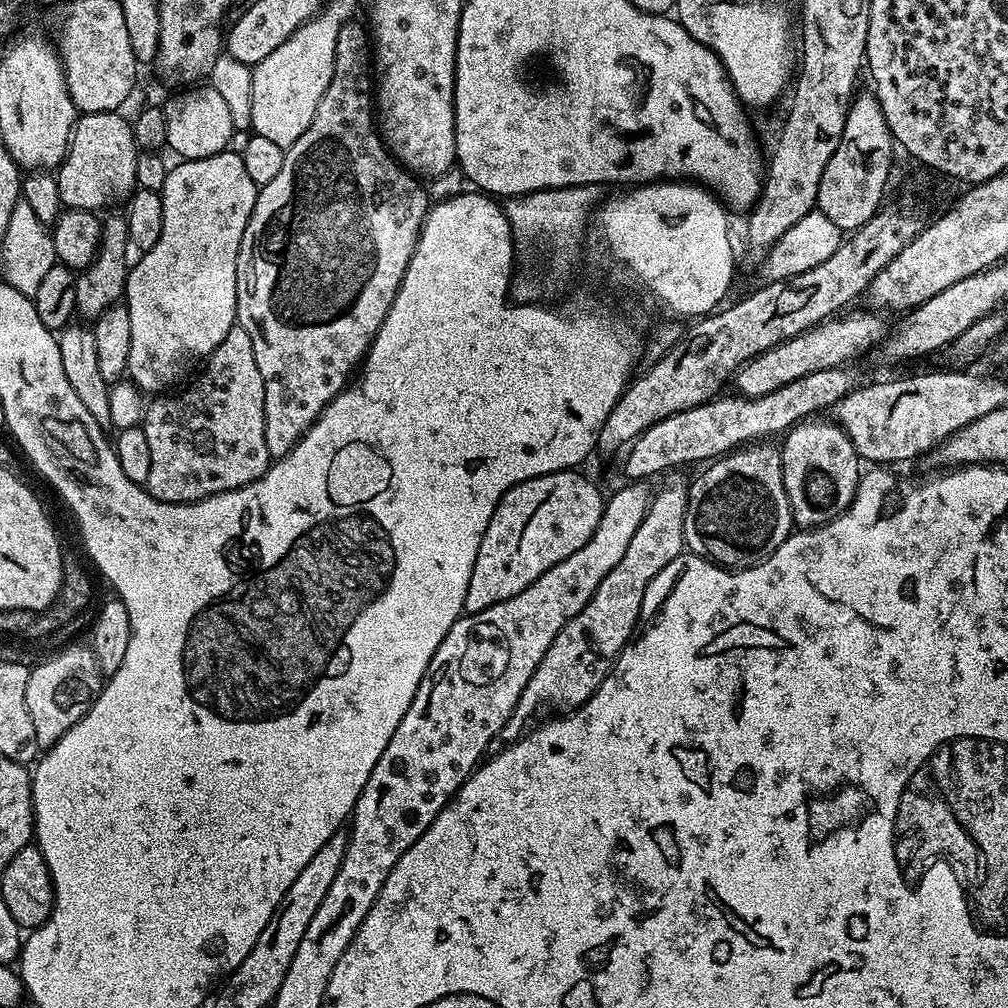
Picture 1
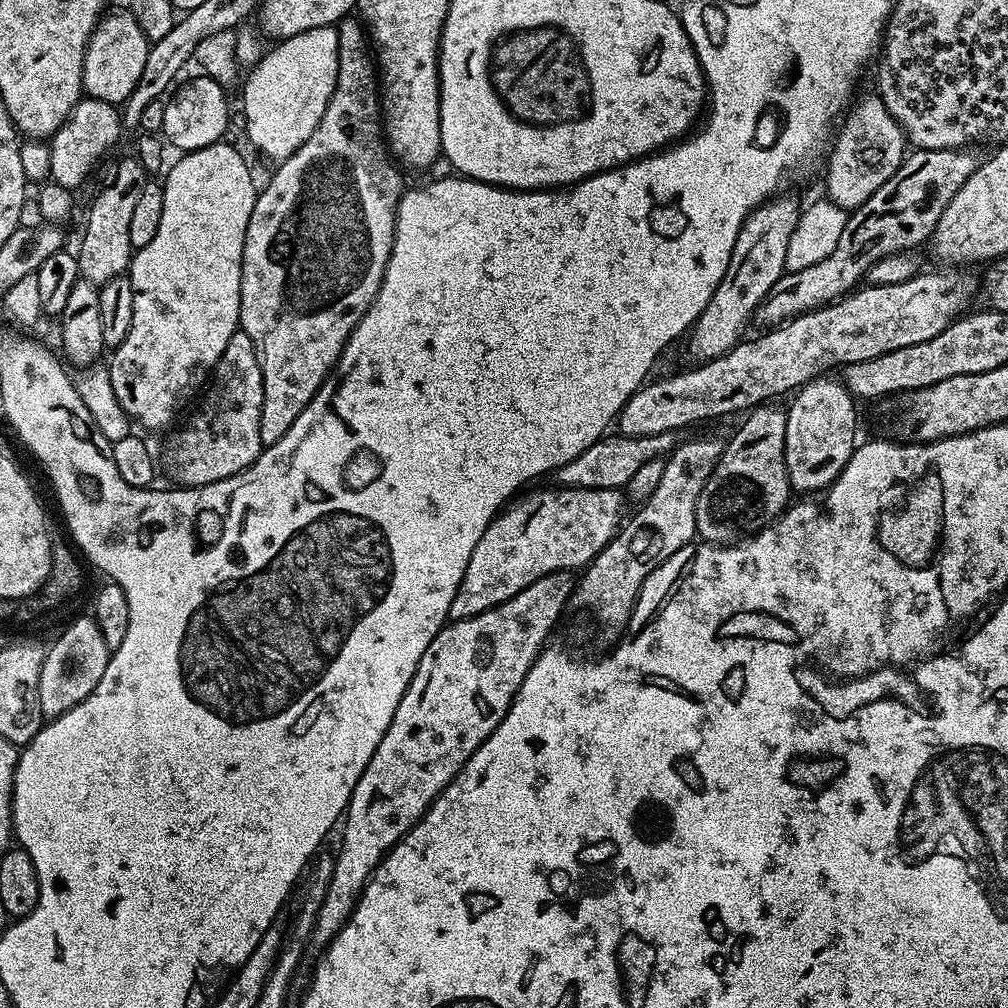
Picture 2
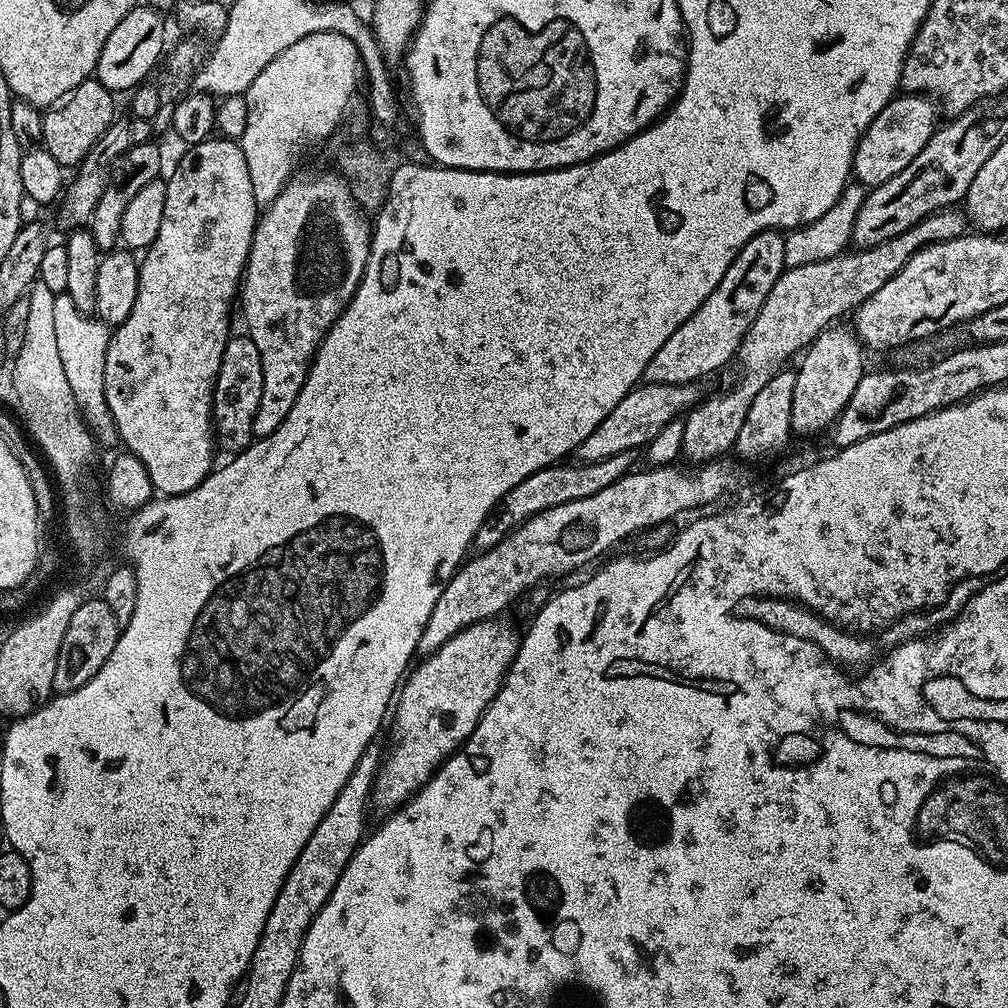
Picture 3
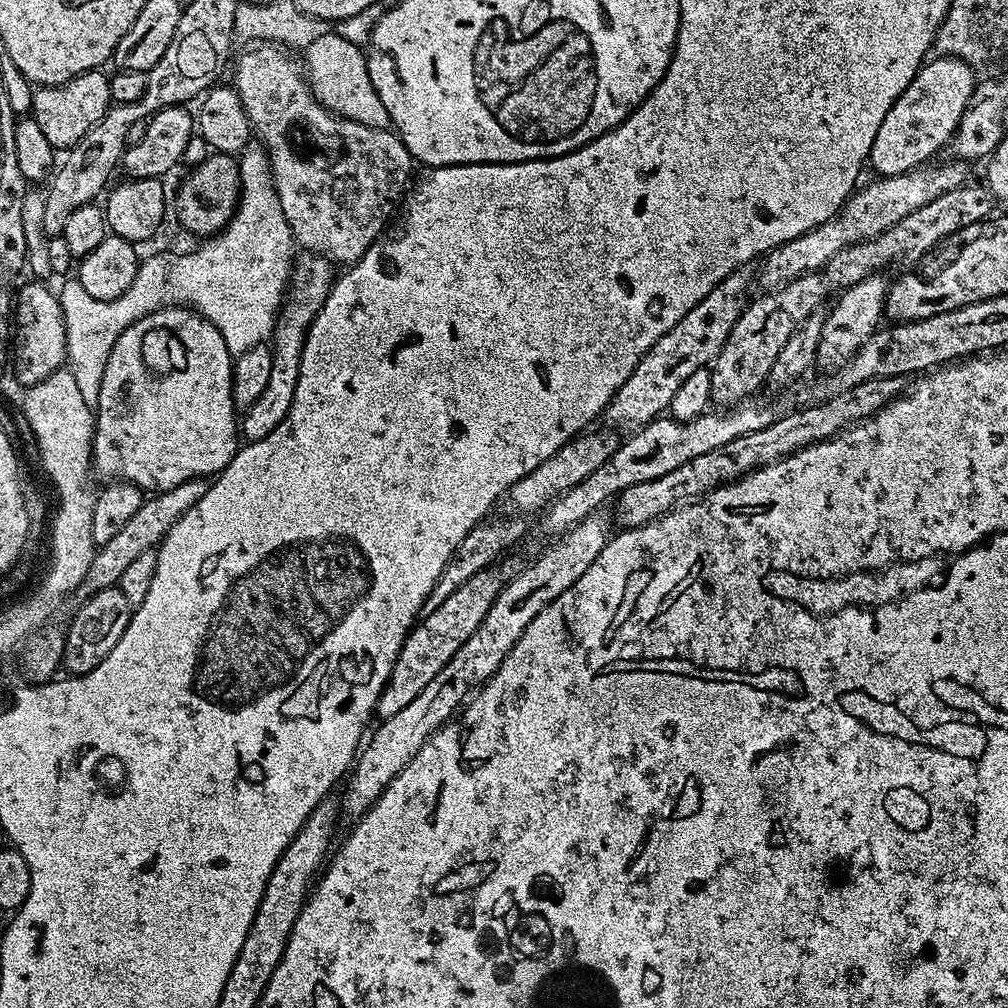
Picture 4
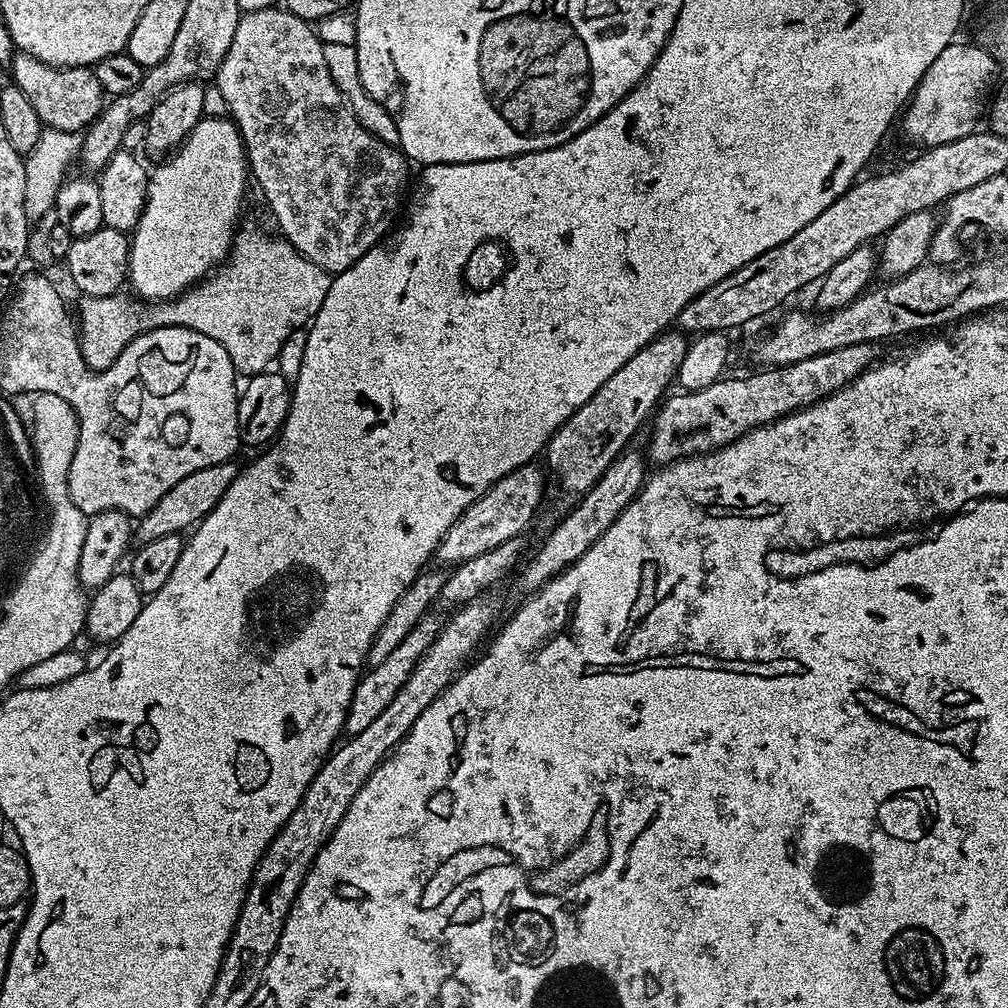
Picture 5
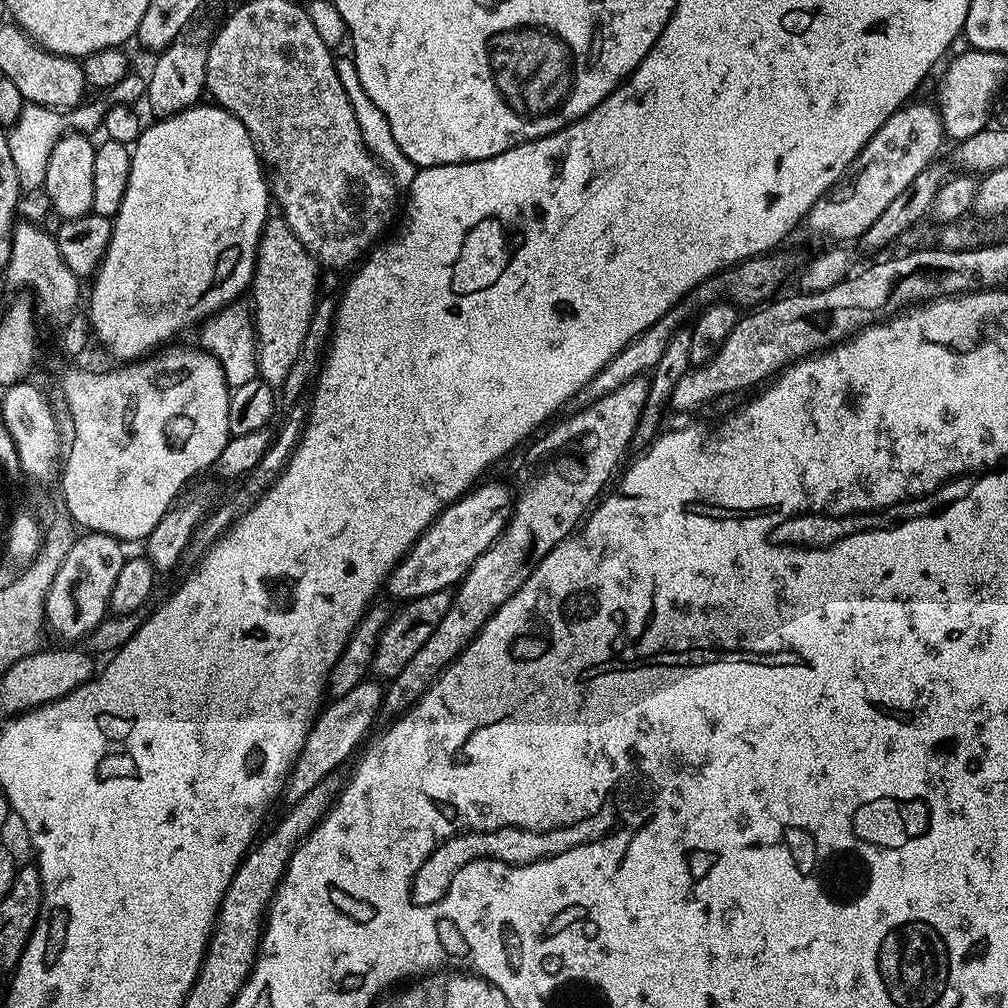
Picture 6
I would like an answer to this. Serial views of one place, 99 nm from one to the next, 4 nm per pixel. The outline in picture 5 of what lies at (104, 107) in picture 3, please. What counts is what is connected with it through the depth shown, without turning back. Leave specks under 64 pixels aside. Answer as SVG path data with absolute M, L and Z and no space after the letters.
M17 51L15 55L11 83L26 94L44 128L83 133L100 115L106 103L106 94L91 67L55 68L46 62L38 62L38 58L22 51Z

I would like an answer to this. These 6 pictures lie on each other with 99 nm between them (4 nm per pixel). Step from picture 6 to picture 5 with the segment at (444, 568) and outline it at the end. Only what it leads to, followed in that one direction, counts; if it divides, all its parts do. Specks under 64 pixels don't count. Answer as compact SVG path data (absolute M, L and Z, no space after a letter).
M535 463L523 464L518 470L498 478L461 516L454 526L446 532L442 542L436 548L435 559L444 564L455 566L470 558L478 558L478 554L486 554L486 550L494 550L494 546L502 546L502 542L517 539L520 531L531 522L544 500L543 467L536 468Z

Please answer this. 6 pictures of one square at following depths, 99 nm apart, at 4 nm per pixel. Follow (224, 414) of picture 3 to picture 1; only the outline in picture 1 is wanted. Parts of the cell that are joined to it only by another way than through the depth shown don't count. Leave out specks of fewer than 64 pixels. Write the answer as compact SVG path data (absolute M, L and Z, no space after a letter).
M233 326L230 334L226 334L223 342L213 350L203 365L204 373L193 382L189 388L181 387L177 396L168 396L172 394L160 394L155 397L153 404L149 403L144 410L142 427L146 434L146 442L150 442L150 474L148 475L147 489L154 498L162 502L171 504L193 504L202 498L210 498L219 492L229 492L235 488L246 486L258 478L269 466L270 457L266 450L266 422L264 421L264 379L262 373L258 370L258 362L254 362L254 345L250 342L250 334L242 330L239 326Z

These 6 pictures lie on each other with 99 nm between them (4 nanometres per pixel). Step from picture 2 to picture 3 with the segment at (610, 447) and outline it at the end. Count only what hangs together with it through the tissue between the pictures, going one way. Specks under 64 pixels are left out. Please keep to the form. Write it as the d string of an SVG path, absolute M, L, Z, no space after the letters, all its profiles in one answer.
M623 452L589 464L557 462L551 464L549 468L530 474L525 480L518 482L514 490L505 494L492 513L482 522L482 526L478 526L478 534L474 541L475 551L482 553L498 546L498 542L505 540L518 525L526 523L530 518L534 518L534 514L540 514L542 510L562 506L562 502L578 502L578 498L590 498L590 494L598 494L598 490L606 490L606 486L614 486L618 478L627 476L633 471L632 458L634 458L632 452Z

